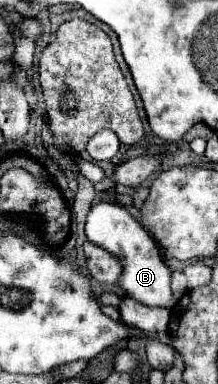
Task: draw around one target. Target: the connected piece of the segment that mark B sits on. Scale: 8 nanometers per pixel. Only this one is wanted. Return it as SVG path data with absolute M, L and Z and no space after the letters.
M100 202L92 206L86 218L86 236L96 246L102 246L116 258L120 258L124 272L118 280L118 284L126 290L126 296L136 298L138 302L144 302L146 306L160 306L160 308L172 308L172 288L170 288L170 270L166 268L160 250L156 250L156 244L152 242L150 234L140 226L140 222L122 206Z

